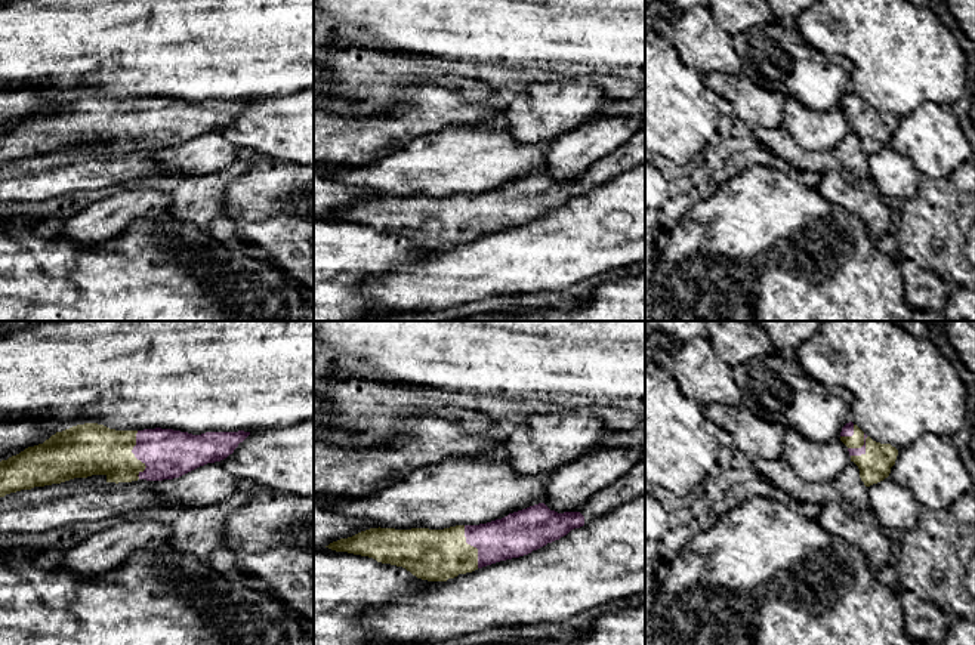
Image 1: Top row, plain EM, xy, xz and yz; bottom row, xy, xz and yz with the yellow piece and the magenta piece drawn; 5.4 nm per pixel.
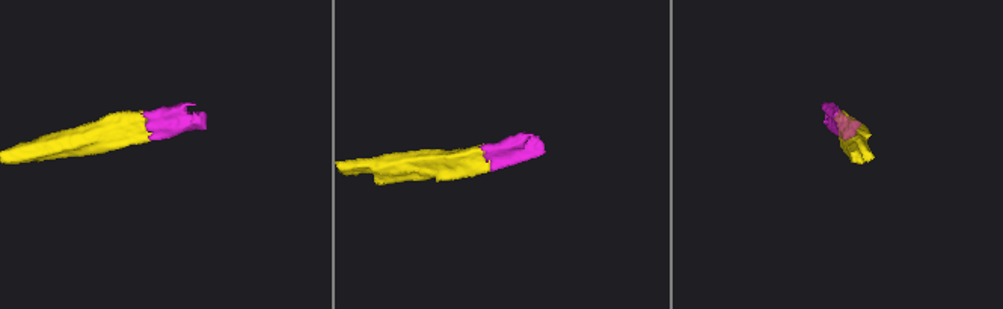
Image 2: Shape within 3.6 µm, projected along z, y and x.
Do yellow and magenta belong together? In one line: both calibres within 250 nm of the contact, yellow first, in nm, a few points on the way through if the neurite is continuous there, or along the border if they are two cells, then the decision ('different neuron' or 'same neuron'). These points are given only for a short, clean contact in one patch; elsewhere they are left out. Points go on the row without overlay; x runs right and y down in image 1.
calibres 170 and 50 nm; way yz (875, 133), (875, 129), (866, 119), (852, 120); same neuron

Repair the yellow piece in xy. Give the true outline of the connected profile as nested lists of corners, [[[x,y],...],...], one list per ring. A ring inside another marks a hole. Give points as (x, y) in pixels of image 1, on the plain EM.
[[[98,92],[56,101],[43,112],[28,115],[0,130],[0,166],[21,158],[61,152],[74,146],[105,143],[107,151],[179,146],[200,135],[226,127],[250,101],[206,101],[192,104],[173,98],[115,99]]]

